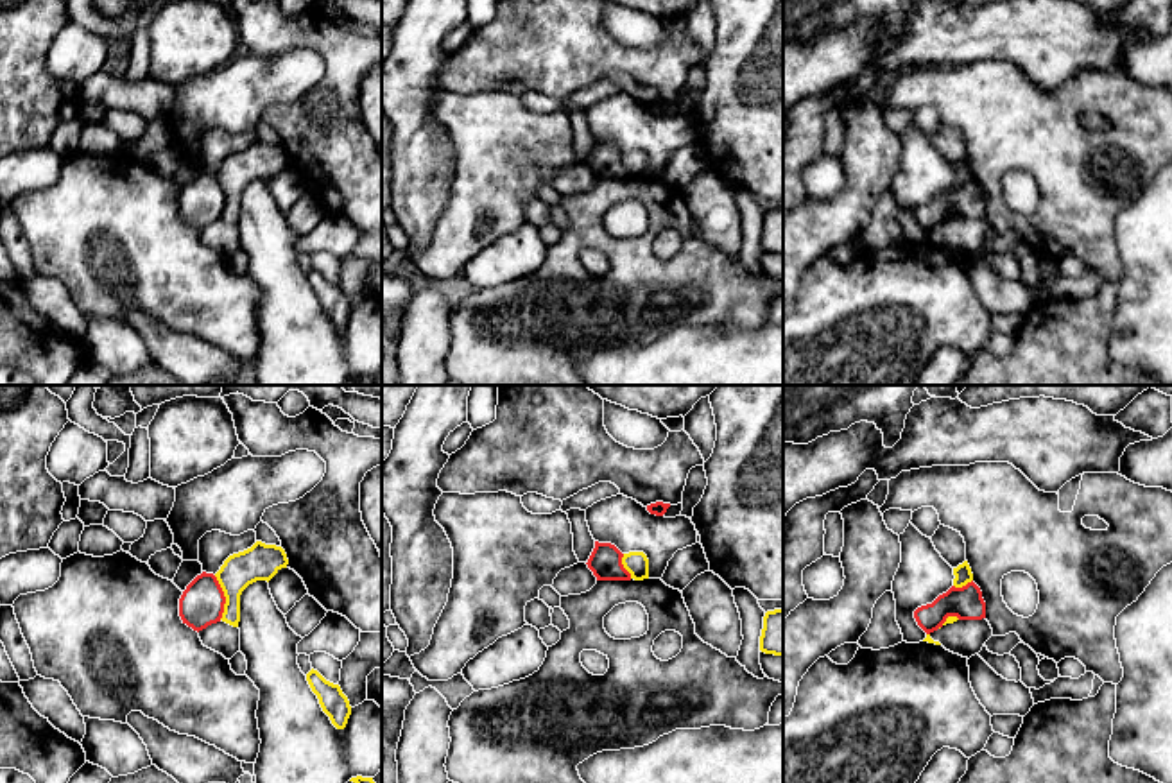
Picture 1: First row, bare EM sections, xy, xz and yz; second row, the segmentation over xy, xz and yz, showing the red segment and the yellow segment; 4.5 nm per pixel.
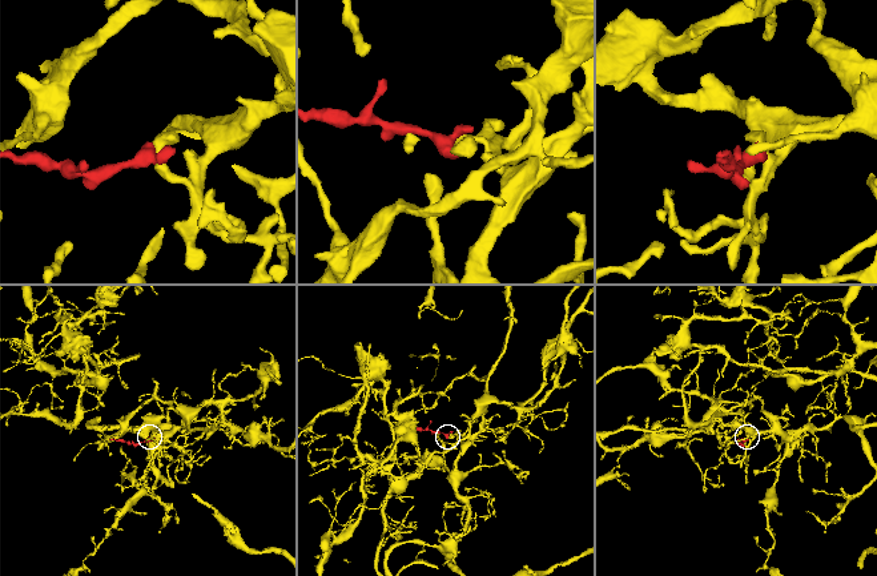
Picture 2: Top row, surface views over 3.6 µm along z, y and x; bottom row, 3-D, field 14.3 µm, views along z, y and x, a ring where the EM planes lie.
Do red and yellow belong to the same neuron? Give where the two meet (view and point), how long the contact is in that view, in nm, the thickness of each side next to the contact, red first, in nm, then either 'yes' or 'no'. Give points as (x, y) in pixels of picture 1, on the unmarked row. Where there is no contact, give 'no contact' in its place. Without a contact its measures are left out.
contact xy (224, 196); length 200 nm; calibres 200 and 160 nm; no

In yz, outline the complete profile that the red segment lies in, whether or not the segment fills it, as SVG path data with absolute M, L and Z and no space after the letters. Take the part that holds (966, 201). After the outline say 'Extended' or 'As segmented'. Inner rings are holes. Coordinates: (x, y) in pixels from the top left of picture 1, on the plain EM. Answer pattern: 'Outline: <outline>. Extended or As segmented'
Outline: M973 179L962 186L952 185L932 202L921 204L914 210L918 224L926 233L943 226L948 215L957 215L959 219L986 217L986 201L982 197L982 190Z. As segmented

